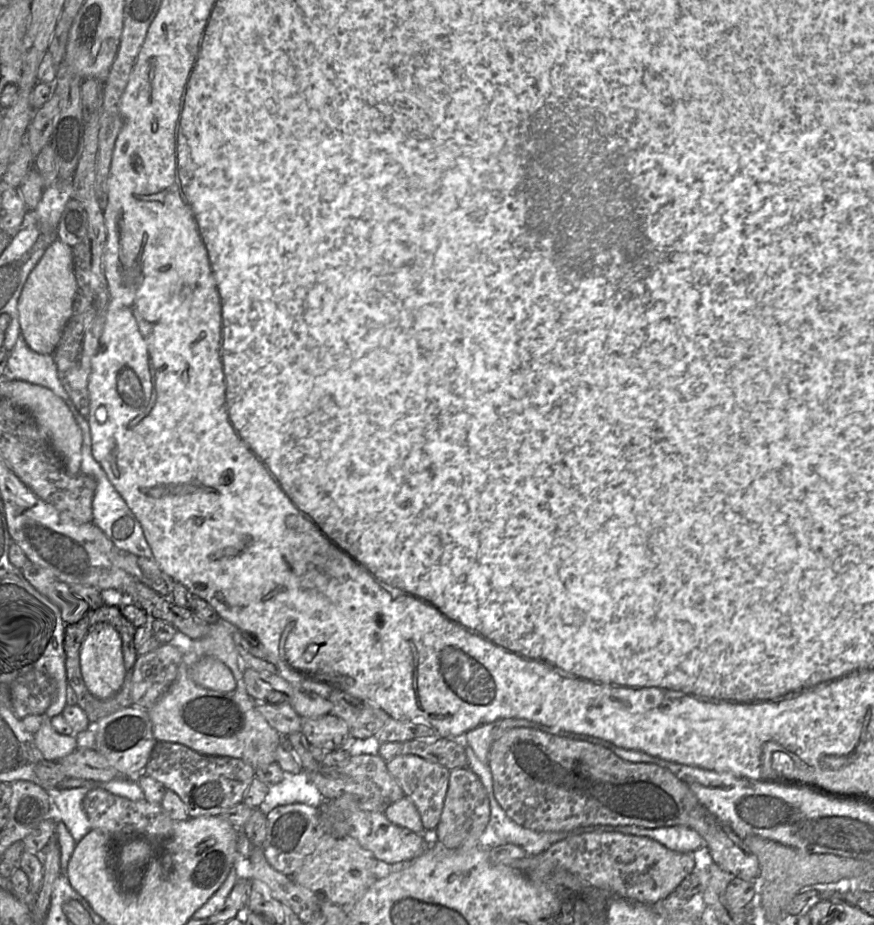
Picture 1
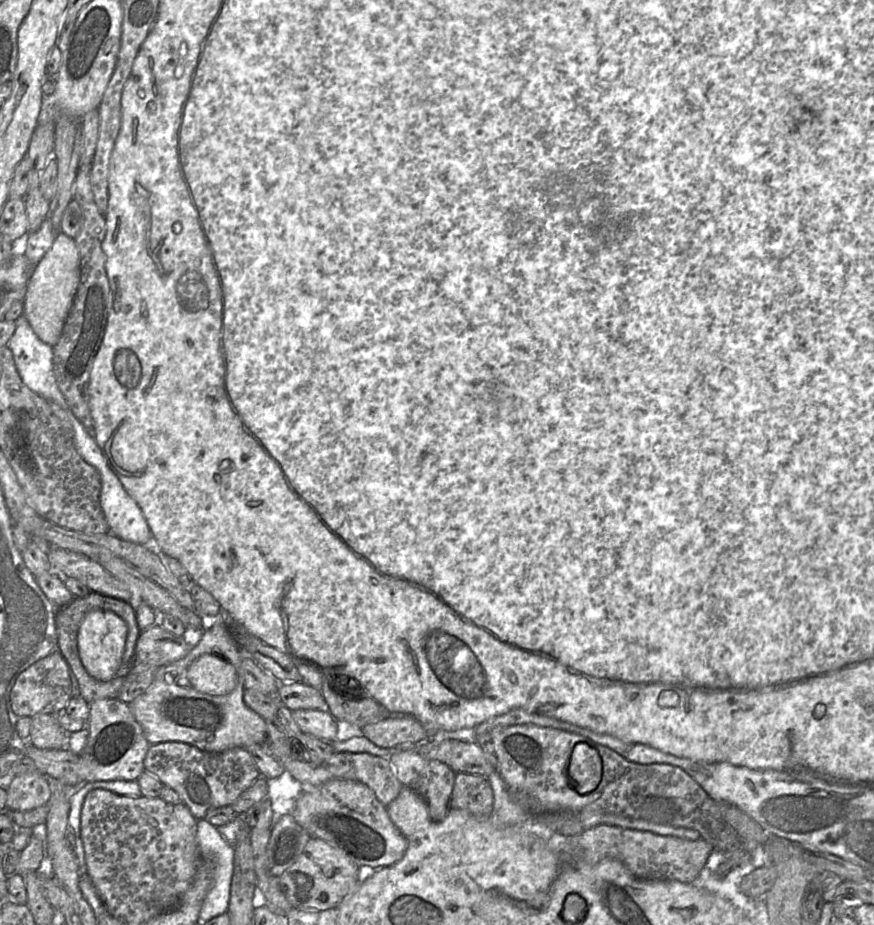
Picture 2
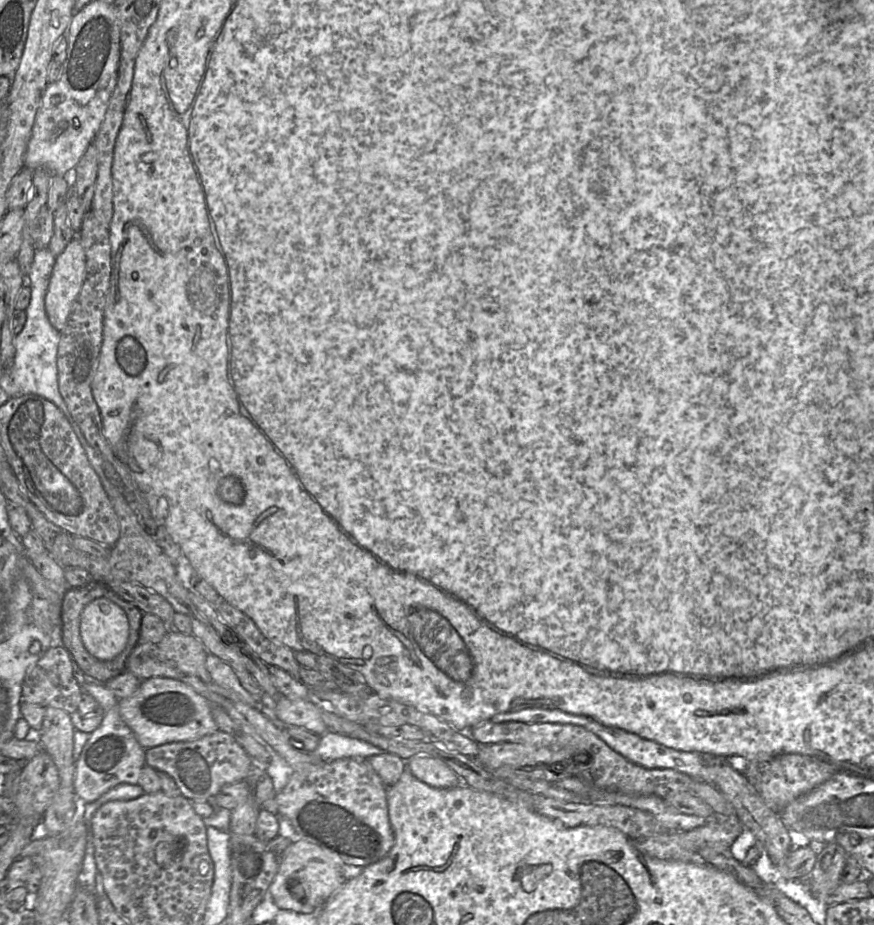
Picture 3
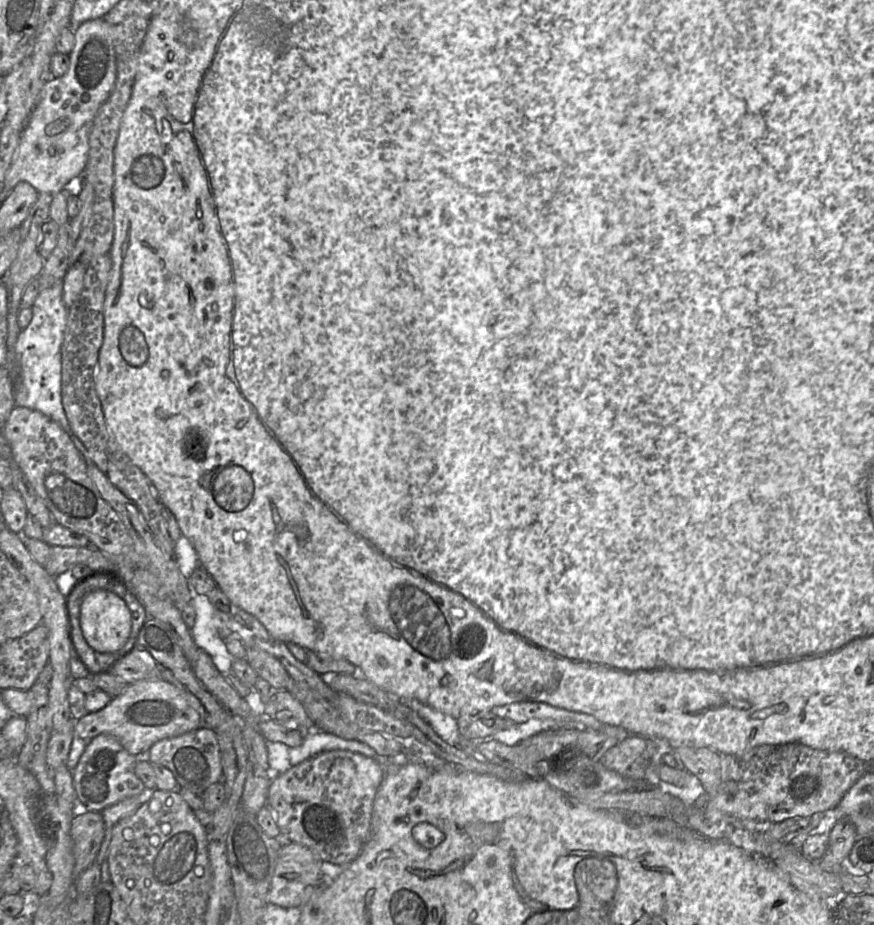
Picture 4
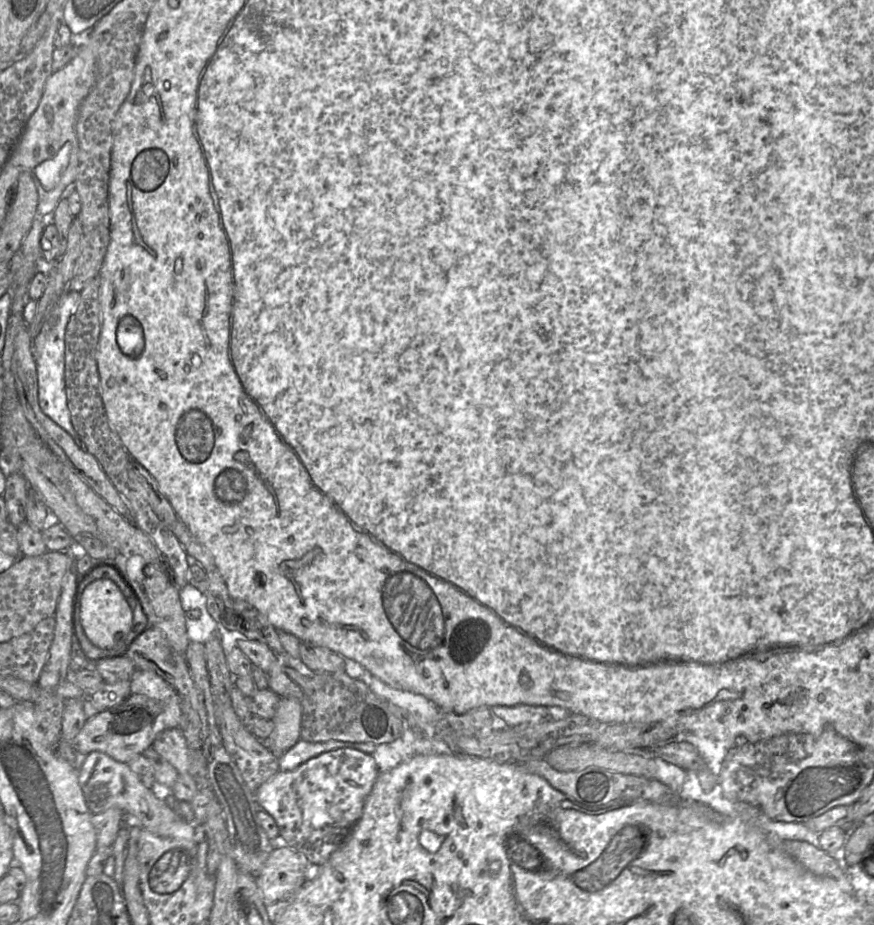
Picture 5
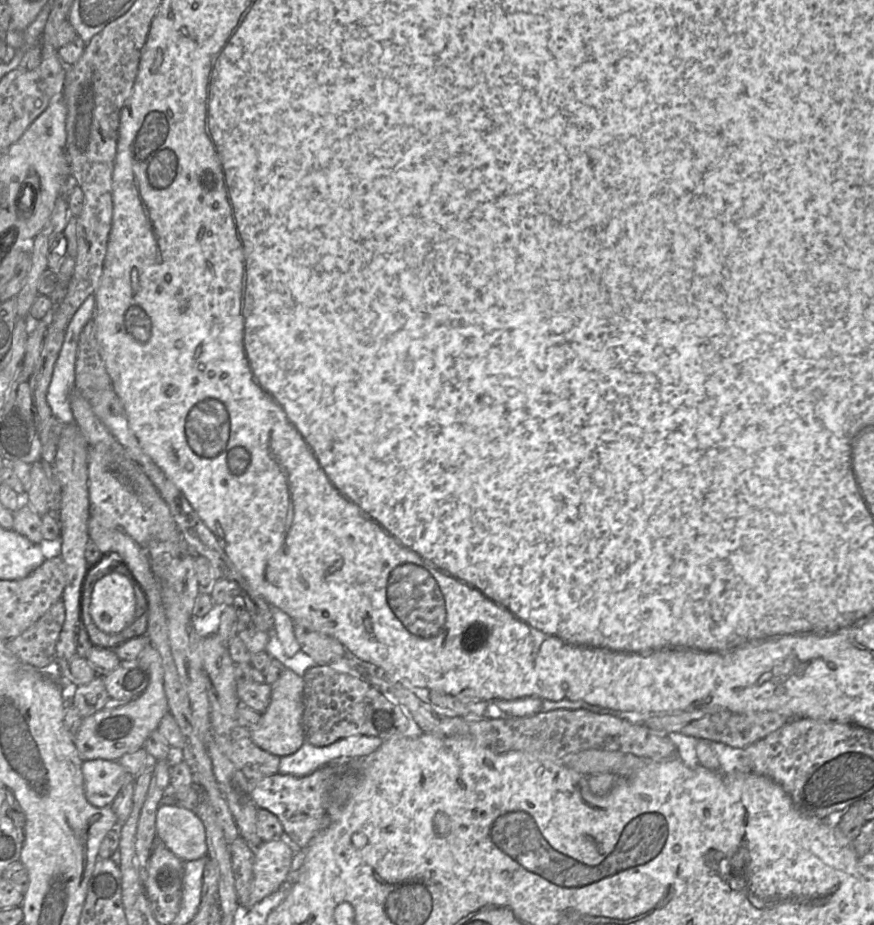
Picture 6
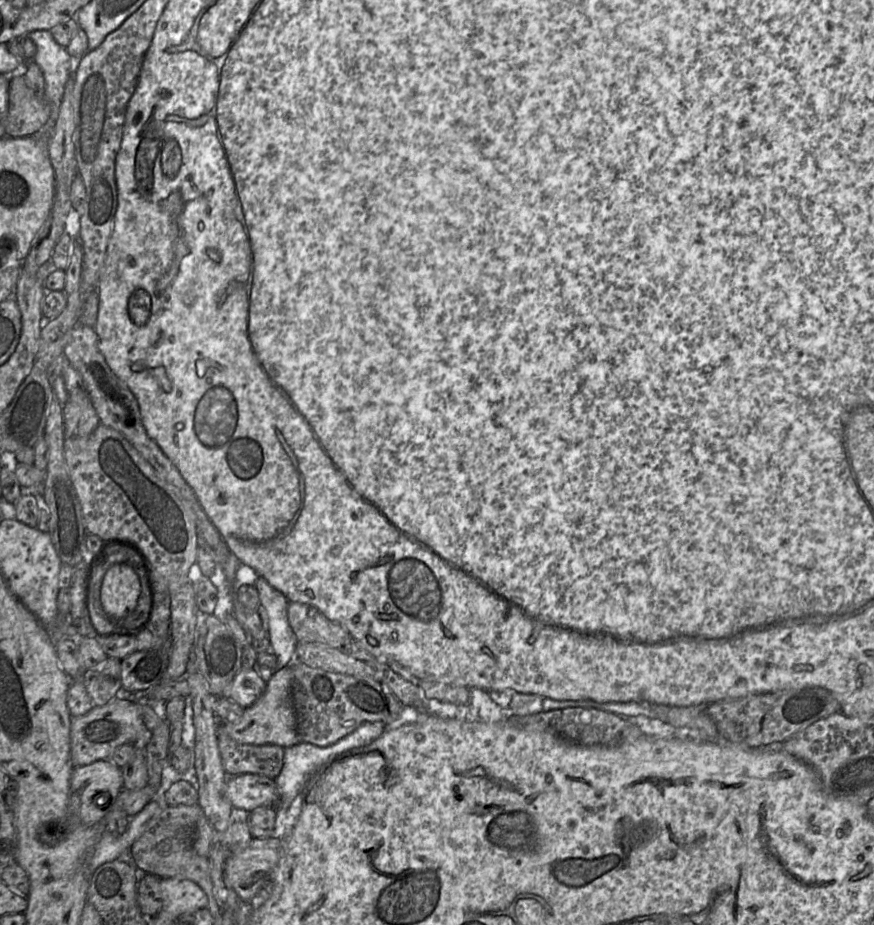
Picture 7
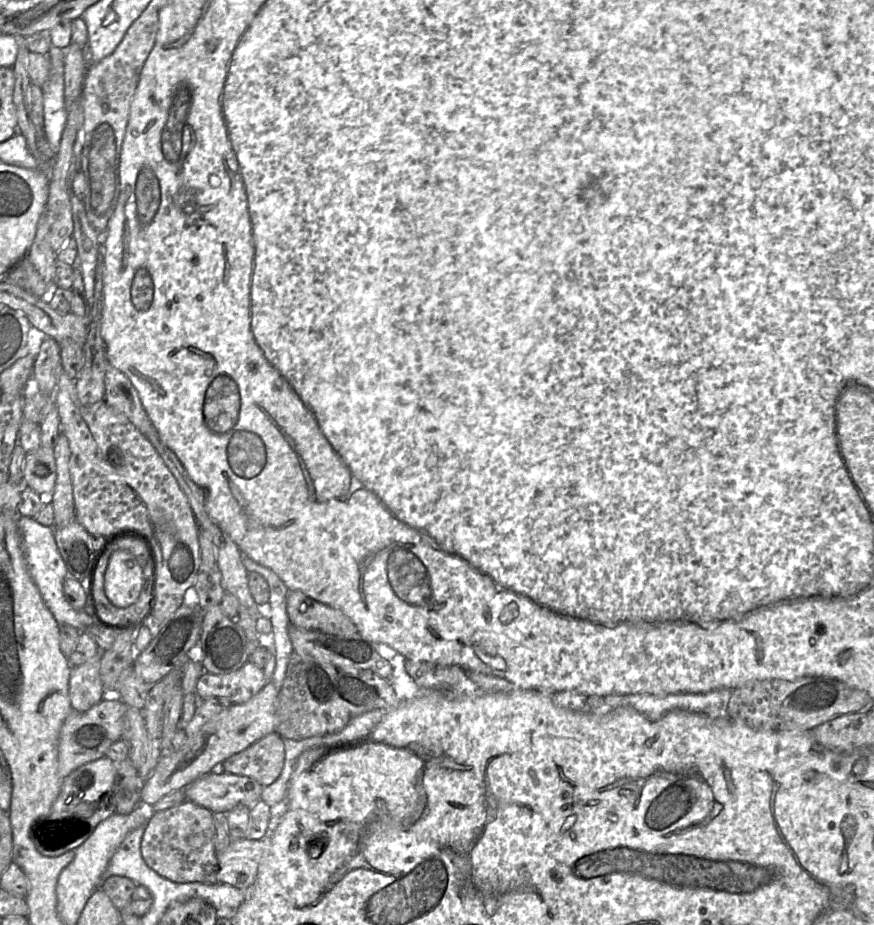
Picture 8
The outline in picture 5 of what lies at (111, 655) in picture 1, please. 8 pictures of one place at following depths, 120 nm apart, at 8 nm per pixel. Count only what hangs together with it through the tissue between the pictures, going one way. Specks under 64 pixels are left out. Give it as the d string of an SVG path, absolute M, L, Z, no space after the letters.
M98 578L83 591L80 601L80 618L85 634L100 648L110 649L129 633L133 612L119 584L108 578Z

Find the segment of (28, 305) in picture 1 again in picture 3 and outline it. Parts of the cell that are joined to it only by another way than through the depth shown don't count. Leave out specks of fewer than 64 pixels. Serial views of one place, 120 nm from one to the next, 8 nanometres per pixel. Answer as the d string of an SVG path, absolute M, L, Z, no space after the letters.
M75 236L56 257L45 294L44 306L51 325L62 331L85 280L86 255Z

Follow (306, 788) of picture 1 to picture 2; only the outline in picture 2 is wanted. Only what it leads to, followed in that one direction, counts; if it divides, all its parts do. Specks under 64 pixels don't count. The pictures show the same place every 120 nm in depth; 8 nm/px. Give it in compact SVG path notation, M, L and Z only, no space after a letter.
M287 770L276 778L265 778L268 787L267 797L273 811L272 824L283 815L294 811L297 798L304 790L304 785L296 780Z

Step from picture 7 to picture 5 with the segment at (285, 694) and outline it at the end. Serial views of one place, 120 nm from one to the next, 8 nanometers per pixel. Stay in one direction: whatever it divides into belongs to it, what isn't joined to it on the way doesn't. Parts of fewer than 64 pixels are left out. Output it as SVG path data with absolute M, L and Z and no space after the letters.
M282 697L272 718L272 733L261 740L278 758L301 739L301 701L296 698Z

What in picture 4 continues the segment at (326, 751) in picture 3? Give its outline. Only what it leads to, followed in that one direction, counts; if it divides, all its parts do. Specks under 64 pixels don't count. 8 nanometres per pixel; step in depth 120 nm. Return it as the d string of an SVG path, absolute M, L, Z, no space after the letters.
M315 729L306 732L301 745L290 748L290 764L296 766L315 755L332 750L347 750L367 757L377 758L376 751L365 743Z

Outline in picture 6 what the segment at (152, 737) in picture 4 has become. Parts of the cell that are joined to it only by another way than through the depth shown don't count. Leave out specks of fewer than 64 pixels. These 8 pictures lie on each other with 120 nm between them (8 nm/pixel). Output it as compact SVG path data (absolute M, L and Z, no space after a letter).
M150 644L142 650L137 659L148 669L147 687L123 706L102 709L82 719L75 734L74 744L83 761L94 759L117 761L124 754L137 751L144 746L150 733L158 728L162 717L169 712L163 687L163 668L159 652Z

